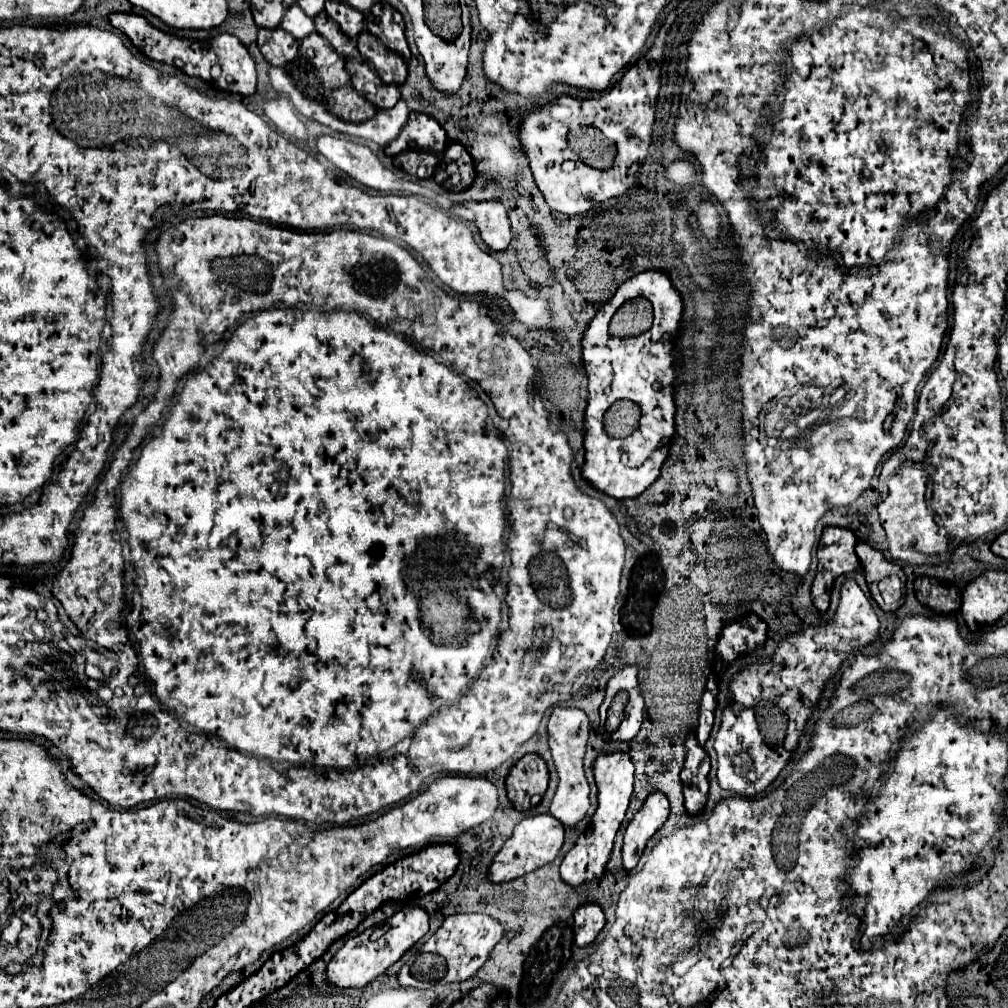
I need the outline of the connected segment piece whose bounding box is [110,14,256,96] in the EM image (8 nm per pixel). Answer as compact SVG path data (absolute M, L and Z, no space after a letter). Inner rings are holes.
M110 14L110 24L116 30L124 32L132 40L132 44L142 54L146 54L150 60L178 66L188 76L210 82L214 88L230 92L230 94L240 94L240 96L256 94L254 60L252 60L250 52L244 48L244 44L240 44L240 40L236 36L220 34L220 36L214 36L212 40L208 40L208 42L182 40L182 38L176 38L172 34L166 34L166 32L150 26L142 16L136 16L136 14ZM216 66L220 70L214 70Z

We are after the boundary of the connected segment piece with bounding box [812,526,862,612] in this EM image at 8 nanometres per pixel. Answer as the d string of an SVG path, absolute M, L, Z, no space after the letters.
M828 526L820 538L818 546L818 574L812 584L812 602L820 612L830 606L832 584L838 576L850 574L862 568L854 552L854 534L846 528Z

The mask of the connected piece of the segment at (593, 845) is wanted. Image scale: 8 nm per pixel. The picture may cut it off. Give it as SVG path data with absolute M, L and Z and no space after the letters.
M620 752L602 754L594 762L594 776L596 776L596 786L598 786L596 814L592 816L592 822L586 828L586 832L578 838L576 846L564 856L560 864L560 878L572 888L604 878L604 870L606 870L606 864L610 860L610 852L614 846L614 836L626 816L626 808L632 796L634 764L630 762L628 754L620 754Z

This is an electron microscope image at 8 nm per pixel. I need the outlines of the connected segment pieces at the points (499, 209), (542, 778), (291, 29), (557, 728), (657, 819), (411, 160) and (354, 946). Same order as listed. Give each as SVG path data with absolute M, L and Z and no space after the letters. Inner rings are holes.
M458 202L454 204L454 216L474 222L490 250L506 250L510 244L510 220L502 202Z
M526 754L520 758L506 778L508 798L514 808L530 810L532 796L542 796L548 788L548 766L538 754Z
M294 4L284 14L280 28L286 30L288 34L292 34L296 40L302 40L314 32L314 20L310 16L306 16L298 4Z
M554 708L548 720L548 744L558 770L558 778L560 778L558 790L550 804L550 814L556 820L560 820L566 828L572 828L574 824L578 824L590 808L590 800L588 800L590 788L584 776L584 754L586 754L588 732L590 732L588 716L578 708Z
M654 792L646 798L642 810L630 820L624 832L624 848L622 848L624 870L632 870L638 864L646 848L646 842L662 828L662 824L668 820L668 814L670 808L664 794Z
M406 150L406 152L400 152L394 158L394 162L396 162L396 166L400 166L408 174L414 174L418 178L430 178L436 170L438 160L434 154L428 154L428 152Z
M416 906L396 912L388 920L388 924L390 924L390 928L376 940L370 938L374 934L374 930L366 930L362 934L356 934L354 938L348 938L346 944L328 962L328 966L324 970L324 982L338 986L338 988L364 988L376 976L384 974L394 962L398 962L404 956L404 952L410 950L428 932L428 926L430 926L428 914Z

